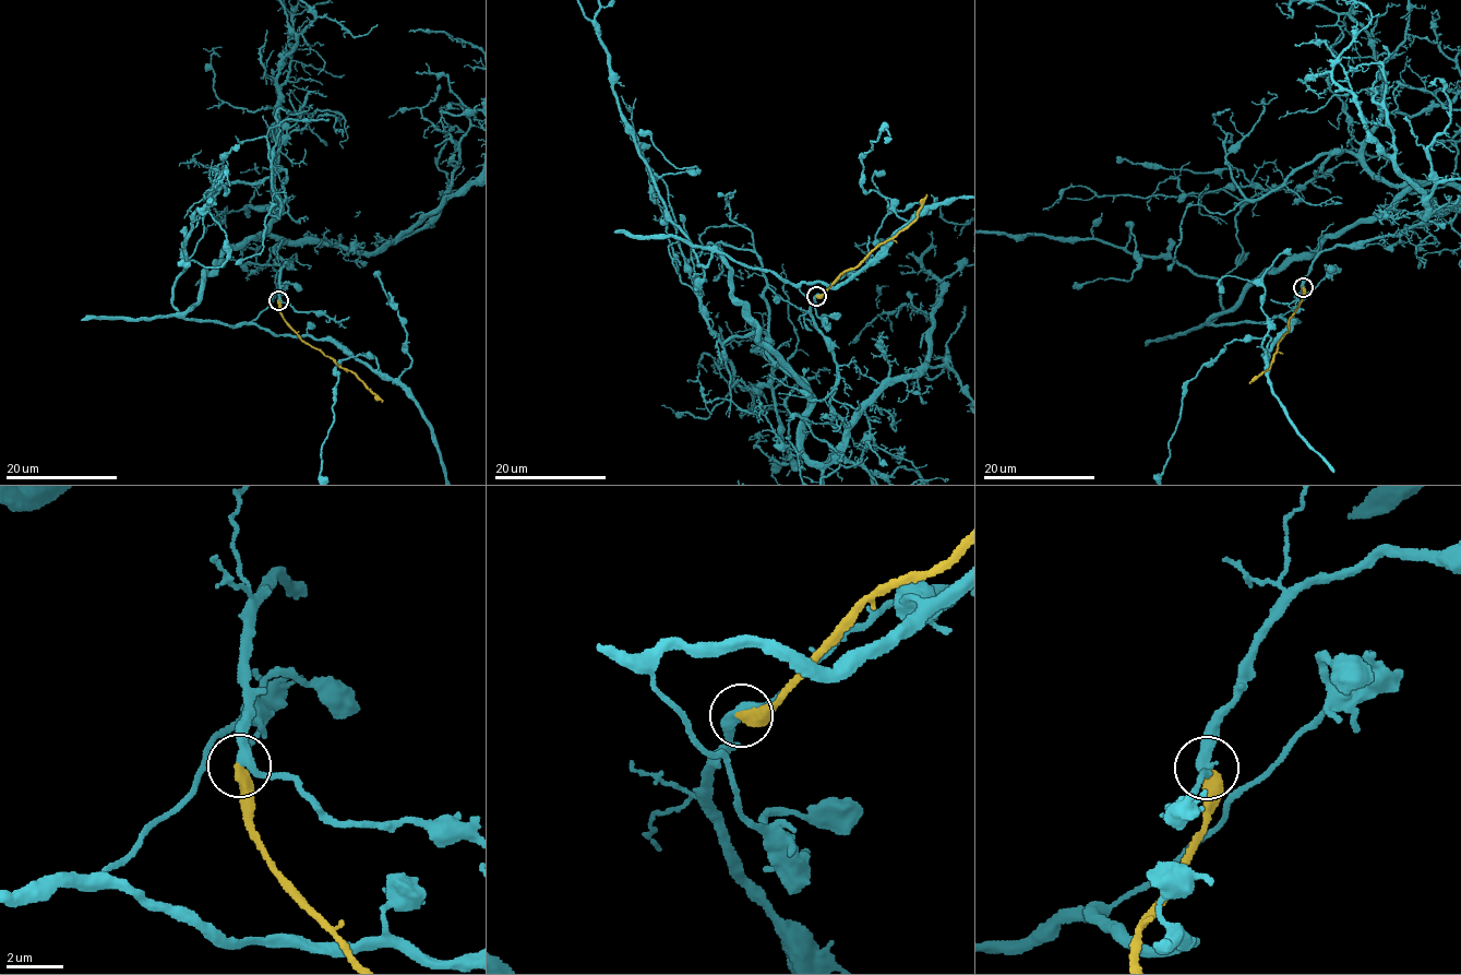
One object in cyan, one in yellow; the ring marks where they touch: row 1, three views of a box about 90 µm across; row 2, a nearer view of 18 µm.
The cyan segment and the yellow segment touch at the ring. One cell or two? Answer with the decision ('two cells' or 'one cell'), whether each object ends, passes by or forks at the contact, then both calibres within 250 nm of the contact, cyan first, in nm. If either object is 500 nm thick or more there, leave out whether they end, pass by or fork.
one cell; cyan passes by; yellow ends there; 320 nm thick on the cyan side, 440 nm on the other

